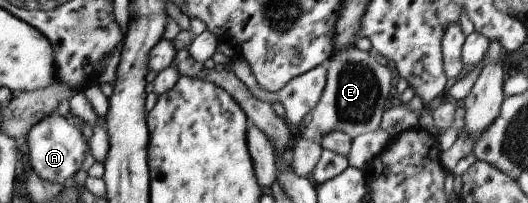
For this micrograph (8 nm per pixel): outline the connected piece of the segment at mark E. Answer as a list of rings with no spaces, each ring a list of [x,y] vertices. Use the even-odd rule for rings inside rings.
[[[348,44],[331,54],[325,61],[325,86],[318,103],[311,109],[302,138],[315,142],[329,131],[342,131],[350,139],[357,135],[379,130],[380,114],[390,105],[393,96],[392,73],[371,50],[358,50]]]

